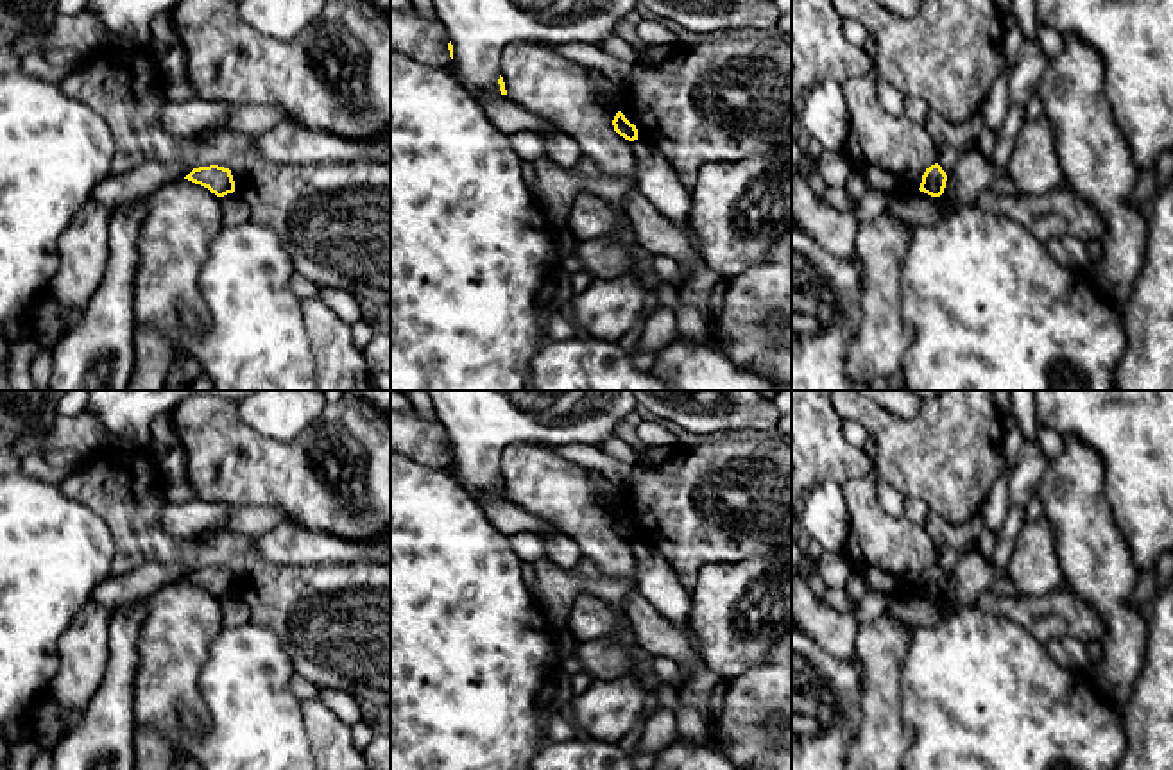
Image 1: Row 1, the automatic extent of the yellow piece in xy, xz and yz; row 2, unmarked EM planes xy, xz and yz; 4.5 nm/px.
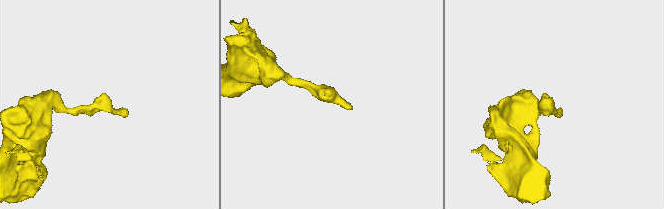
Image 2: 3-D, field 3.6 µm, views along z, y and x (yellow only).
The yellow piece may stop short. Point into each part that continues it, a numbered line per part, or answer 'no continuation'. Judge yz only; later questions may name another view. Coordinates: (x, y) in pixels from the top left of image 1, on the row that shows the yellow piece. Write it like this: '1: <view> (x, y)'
no continuation

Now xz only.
no continuation

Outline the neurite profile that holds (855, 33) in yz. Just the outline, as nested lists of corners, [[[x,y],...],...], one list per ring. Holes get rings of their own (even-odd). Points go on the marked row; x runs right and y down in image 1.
[[[843,20],[842,29],[845,39],[854,47],[861,47],[869,38],[867,29],[858,20]]]

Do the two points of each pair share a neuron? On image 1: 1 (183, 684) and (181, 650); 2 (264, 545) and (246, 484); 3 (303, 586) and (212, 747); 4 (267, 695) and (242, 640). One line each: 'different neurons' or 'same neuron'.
1: same neuron
2: different neurons
3: different neurons
4: same neuron

